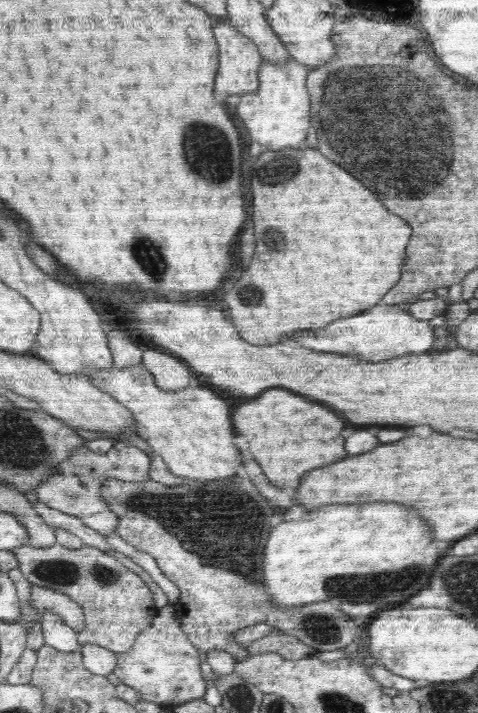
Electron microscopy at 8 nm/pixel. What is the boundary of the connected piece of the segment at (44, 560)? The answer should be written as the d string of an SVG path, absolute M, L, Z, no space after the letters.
M58 544L48 548L22 545L11 553L28 582L65 594L83 609L85 625L77 632L80 647L96 644L119 654L126 652L159 612L146 582L115 557L94 546L70 550Z

